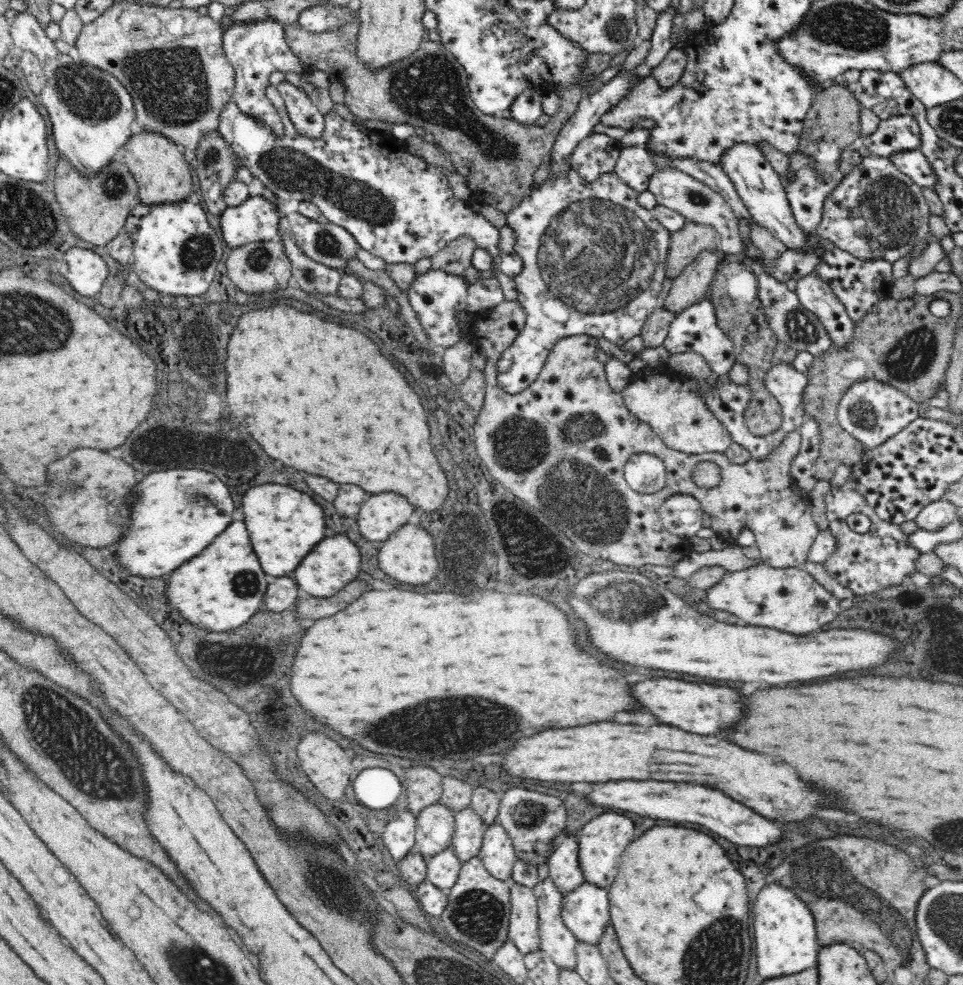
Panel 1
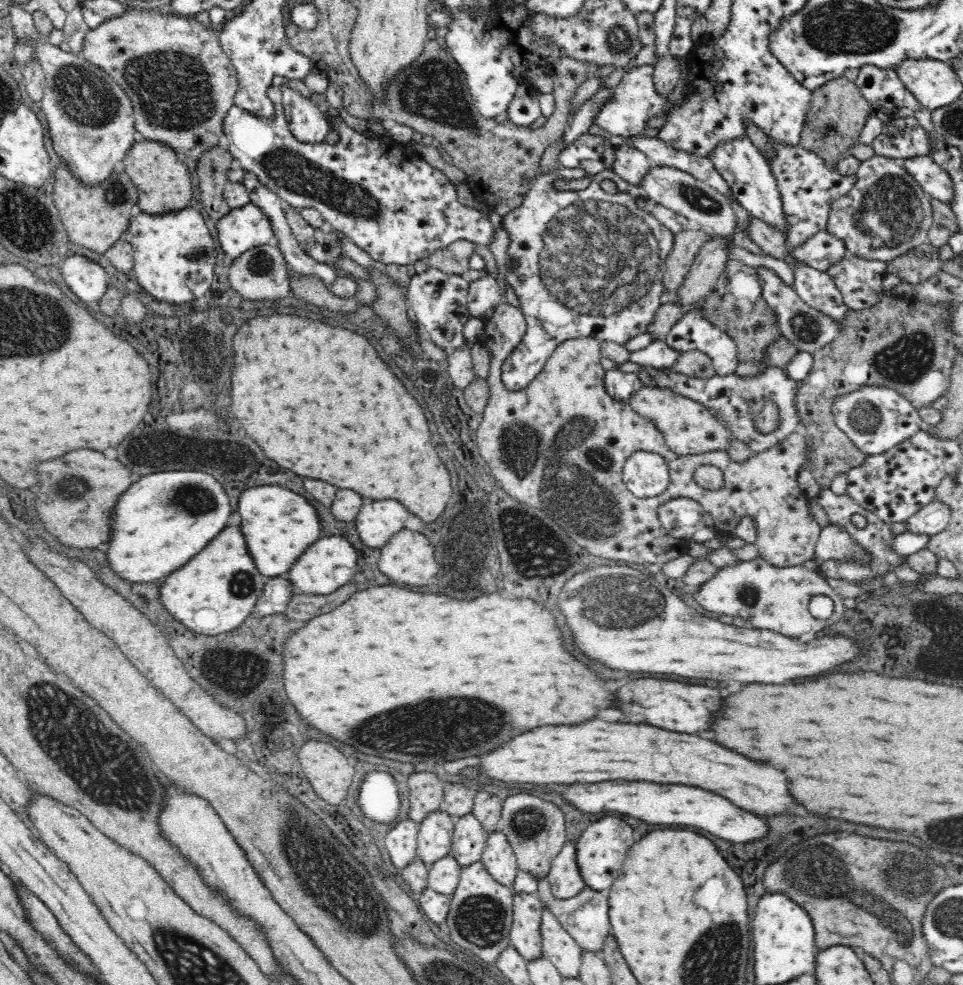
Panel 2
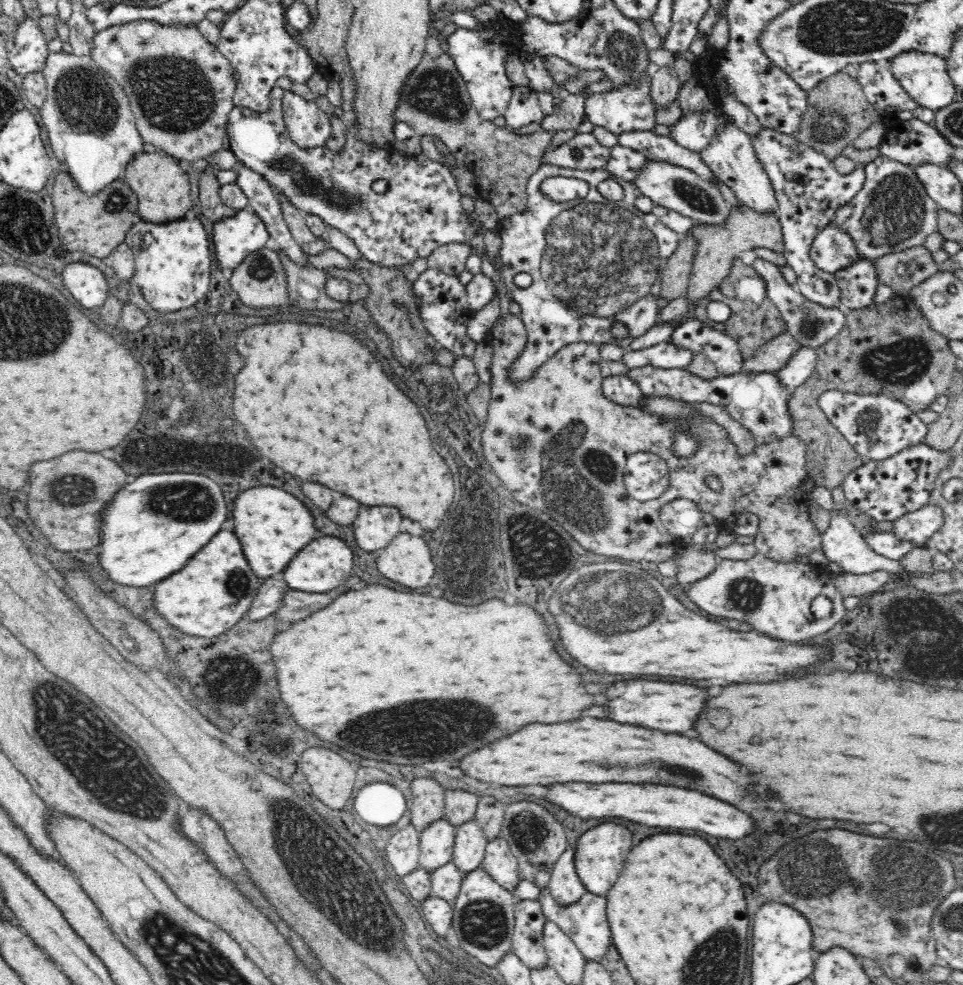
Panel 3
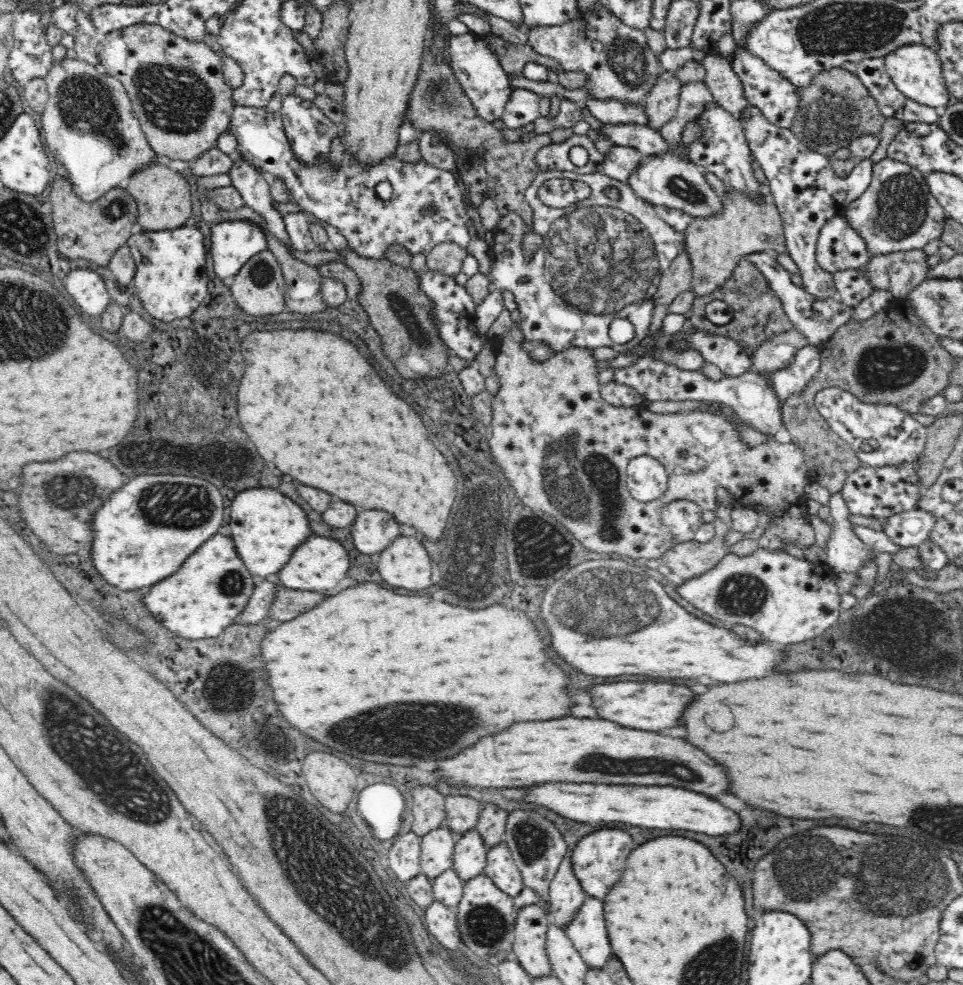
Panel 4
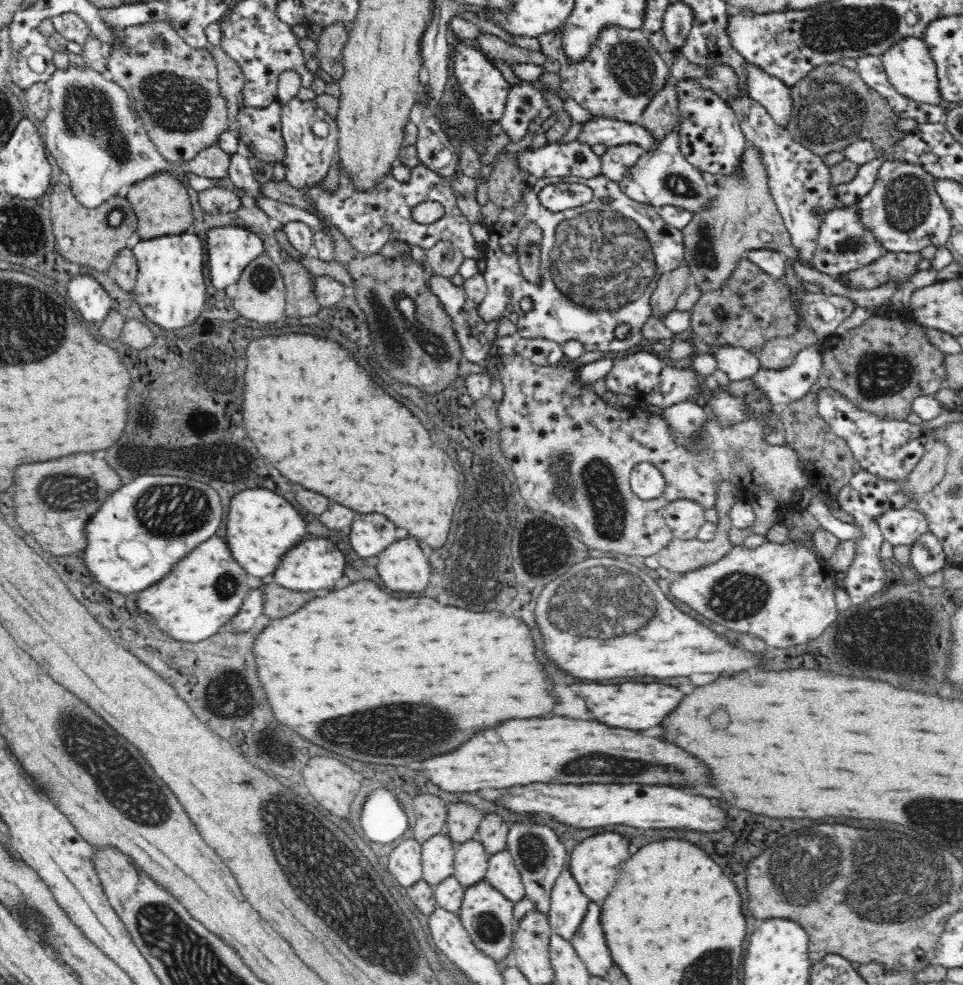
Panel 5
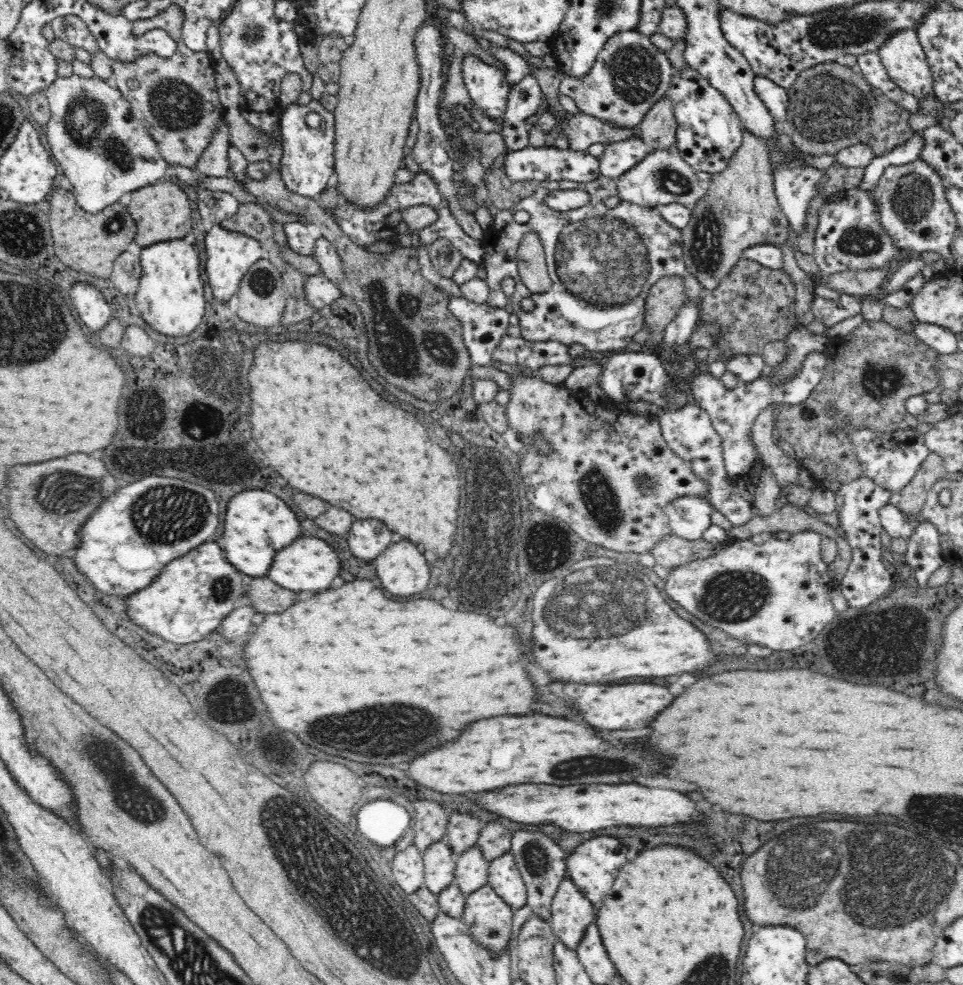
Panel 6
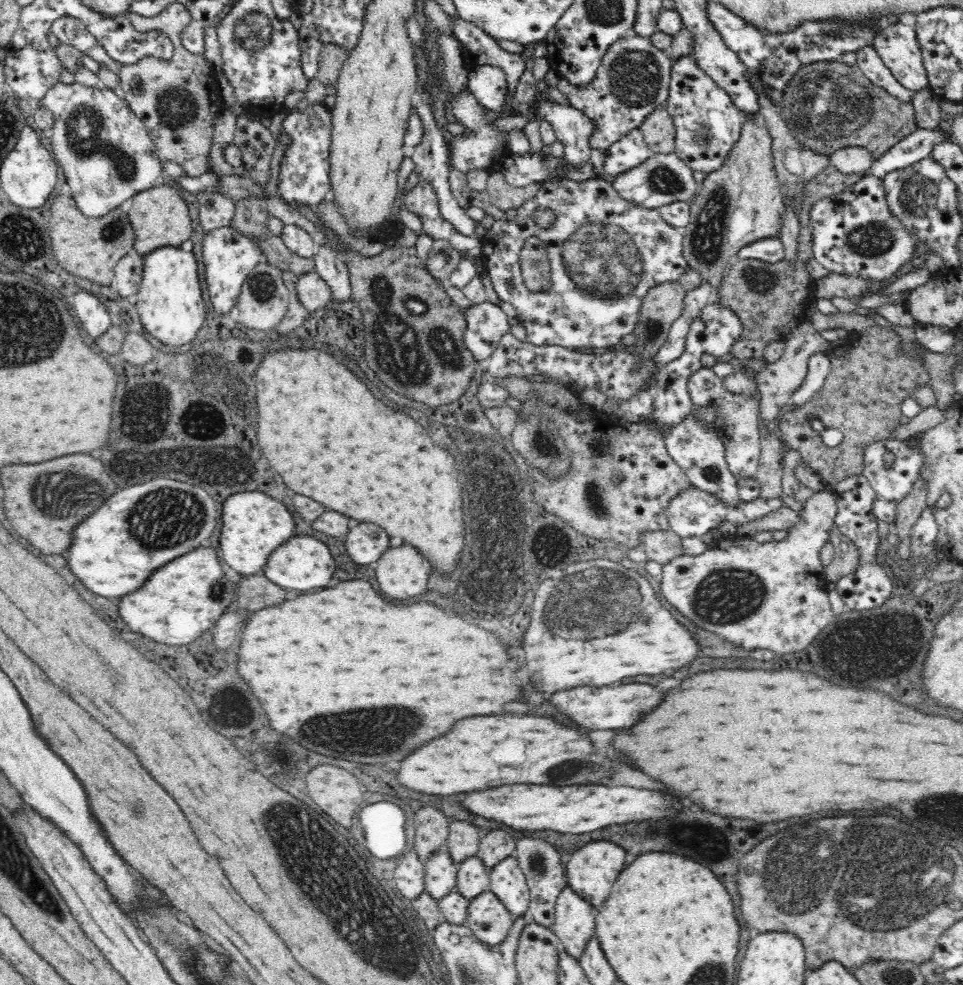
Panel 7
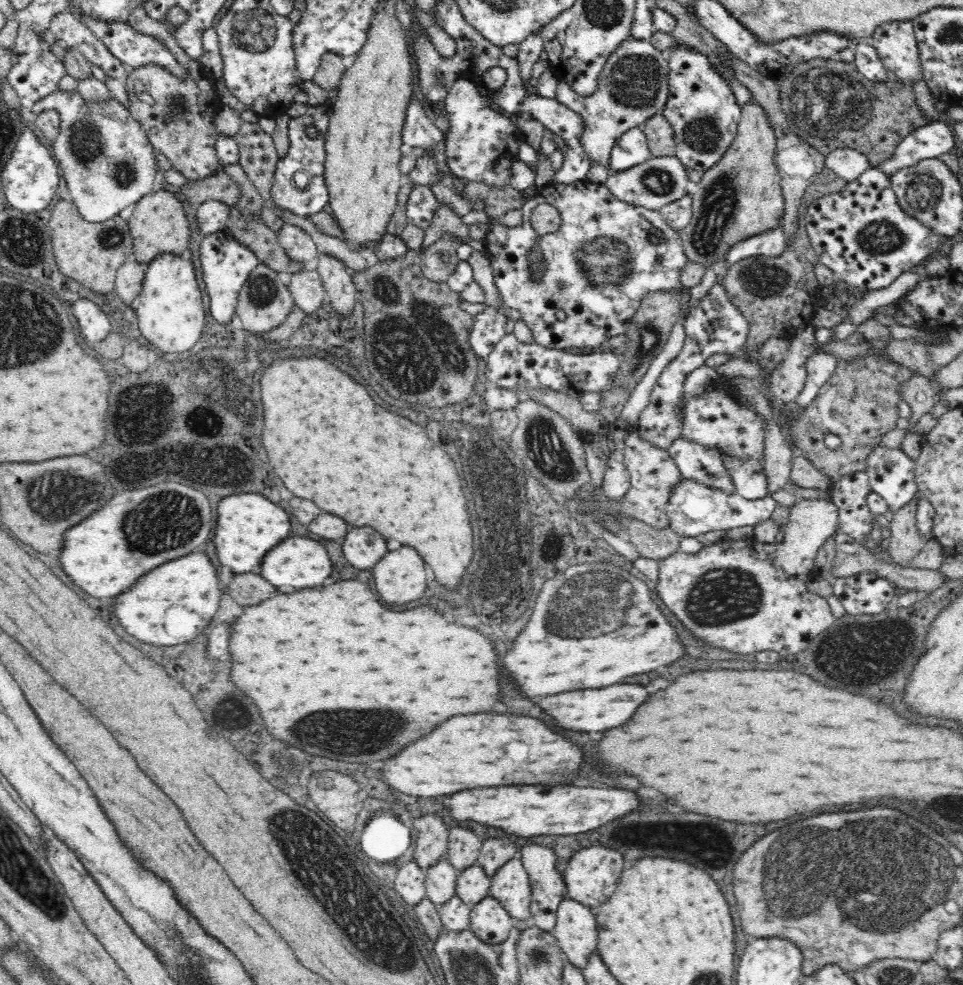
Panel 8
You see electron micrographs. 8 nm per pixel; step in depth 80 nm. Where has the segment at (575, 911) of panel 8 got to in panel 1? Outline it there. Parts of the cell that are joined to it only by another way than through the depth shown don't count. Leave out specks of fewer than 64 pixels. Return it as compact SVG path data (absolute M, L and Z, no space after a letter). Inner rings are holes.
M566 835L561 838L547 862L549 878L563 896L572 894L575 888L585 882L580 870L578 850L577 837Z

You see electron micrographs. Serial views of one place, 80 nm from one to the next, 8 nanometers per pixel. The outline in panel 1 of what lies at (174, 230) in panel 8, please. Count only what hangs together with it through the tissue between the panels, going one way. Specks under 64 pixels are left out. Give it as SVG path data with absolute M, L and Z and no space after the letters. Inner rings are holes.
M156 133L133 134L122 148L121 159L138 185L142 205L161 205L185 201L192 194L190 160L178 151L176 143Z

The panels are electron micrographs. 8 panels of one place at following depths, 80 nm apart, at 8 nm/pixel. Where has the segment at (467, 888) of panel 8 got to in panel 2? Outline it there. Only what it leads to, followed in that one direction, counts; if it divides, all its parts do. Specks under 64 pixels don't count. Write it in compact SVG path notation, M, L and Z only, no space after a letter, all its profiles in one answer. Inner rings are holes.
M473 814L455 820L451 854L458 864L464 868L481 860L488 833Z

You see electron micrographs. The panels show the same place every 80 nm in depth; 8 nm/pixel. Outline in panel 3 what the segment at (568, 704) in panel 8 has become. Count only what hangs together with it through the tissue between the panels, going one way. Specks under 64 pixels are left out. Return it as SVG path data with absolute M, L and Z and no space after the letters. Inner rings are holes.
M628 680L628 682L616 682L608 686L606 698L608 698L606 708L608 708L610 720L616 720L620 724L662 730L662 732L684 732L694 726L696 716L700 708L704 708L708 694L702 688L688 686L688 684Z

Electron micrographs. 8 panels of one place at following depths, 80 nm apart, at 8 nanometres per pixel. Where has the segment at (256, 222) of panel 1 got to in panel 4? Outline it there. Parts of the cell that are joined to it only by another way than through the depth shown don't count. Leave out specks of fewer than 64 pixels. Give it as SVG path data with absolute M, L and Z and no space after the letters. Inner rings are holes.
M250 221L219 222L210 230L210 254L218 278L232 279L252 256L267 250L262 229Z

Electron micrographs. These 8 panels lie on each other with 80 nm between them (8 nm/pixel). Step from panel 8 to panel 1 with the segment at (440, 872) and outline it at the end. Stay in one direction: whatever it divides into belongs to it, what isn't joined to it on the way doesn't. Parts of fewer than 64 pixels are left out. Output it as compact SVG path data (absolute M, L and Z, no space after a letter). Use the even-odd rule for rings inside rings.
M440 804L427 806L421 813L417 818L412 853L429 859L451 846L455 817L452 810Z

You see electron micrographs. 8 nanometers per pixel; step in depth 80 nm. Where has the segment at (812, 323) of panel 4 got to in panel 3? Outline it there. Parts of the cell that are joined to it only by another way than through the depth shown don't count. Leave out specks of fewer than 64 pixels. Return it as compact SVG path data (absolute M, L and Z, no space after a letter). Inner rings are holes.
M758 257L754 260L753 267L762 278L768 299L774 302L774 306L781 312L783 321L787 324L787 330L792 333L792 336L802 347L809 346L816 349L833 340L841 332L846 320L846 309L843 307L824 307L816 302L807 301L804 294L800 294L796 291L795 286L788 284L780 266L774 263Z

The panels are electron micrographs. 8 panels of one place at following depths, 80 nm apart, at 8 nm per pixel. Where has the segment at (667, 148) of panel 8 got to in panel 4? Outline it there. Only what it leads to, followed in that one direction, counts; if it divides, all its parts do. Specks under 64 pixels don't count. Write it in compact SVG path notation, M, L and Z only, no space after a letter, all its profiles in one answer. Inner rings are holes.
M664 70L663 73L660 74L658 82L656 82L647 94L643 105L644 113L646 113L646 117L648 117L646 126L660 132L666 124L673 120L677 113L682 85L672 71Z

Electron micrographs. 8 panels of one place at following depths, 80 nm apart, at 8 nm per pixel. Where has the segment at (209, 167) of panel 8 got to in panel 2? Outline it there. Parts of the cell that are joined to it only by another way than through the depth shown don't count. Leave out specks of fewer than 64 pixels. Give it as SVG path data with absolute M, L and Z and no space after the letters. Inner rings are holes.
M132 9L121 17L108 19L95 29L90 29L84 39L84 48L80 56L84 56L87 61L100 67L123 89L128 95L133 106L133 113L135 116L135 130L144 136L146 141L154 141L164 143L168 147L174 149L174 152L185 154L187 162L194 164L204 154L204 151L209 151L220 144L220 136L223 132L223 120L227 112L235 105L235 94L239 89L237 80L237 72L232 66L222 66L222 49L217 40L217 32L204 27L200 21L196 20L194 16L183 17L180 15L170 15L166 13L158 13L157 10L147 9Z

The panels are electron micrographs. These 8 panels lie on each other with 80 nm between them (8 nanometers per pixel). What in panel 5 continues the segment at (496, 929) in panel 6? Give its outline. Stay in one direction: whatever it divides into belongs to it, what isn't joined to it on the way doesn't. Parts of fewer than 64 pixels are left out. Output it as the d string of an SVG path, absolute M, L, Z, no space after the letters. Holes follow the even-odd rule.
M487 880L465 890L465 896L458 912L463 927L468 931L472 942L478 950L496 961L505 958L513 948L512 932L516 928L514 903L495 890Z

